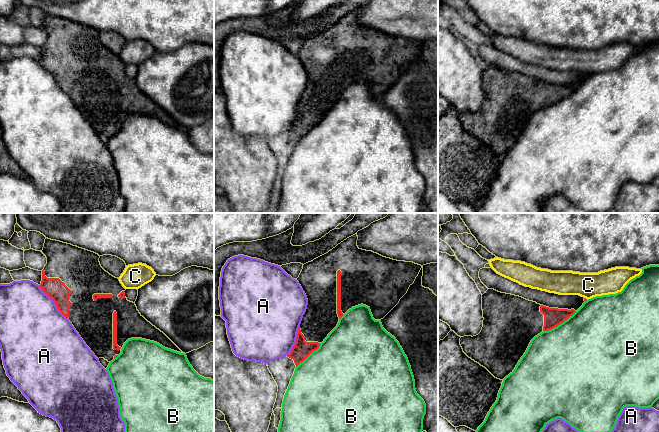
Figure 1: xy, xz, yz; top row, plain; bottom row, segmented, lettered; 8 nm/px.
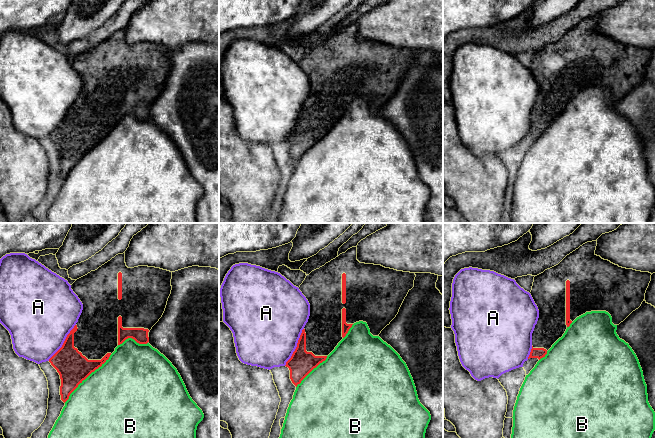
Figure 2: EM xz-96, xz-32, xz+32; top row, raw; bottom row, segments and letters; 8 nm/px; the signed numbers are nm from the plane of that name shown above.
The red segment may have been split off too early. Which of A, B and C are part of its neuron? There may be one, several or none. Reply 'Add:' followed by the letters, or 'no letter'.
Add: no letter

